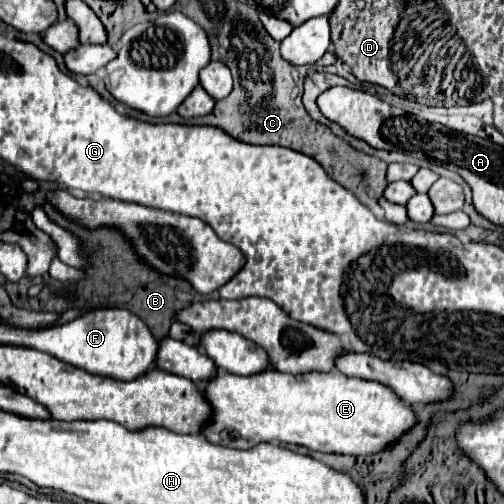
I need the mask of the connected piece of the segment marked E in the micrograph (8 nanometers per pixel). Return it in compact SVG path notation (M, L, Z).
M267 370L255 376L235 376L225 372L205 382L203 392L213 406L213 420L203 430L203 436L213 444L239 450L253 448L255 444L261 442L279 442L279 444L305 446L315 452L369 456L395 446L401 440L401 436L407 434L417 424L413 408L403 404L401 398L389 386L351 378L337 370L327 374L309 372L307 376L291 376L277 370Z

